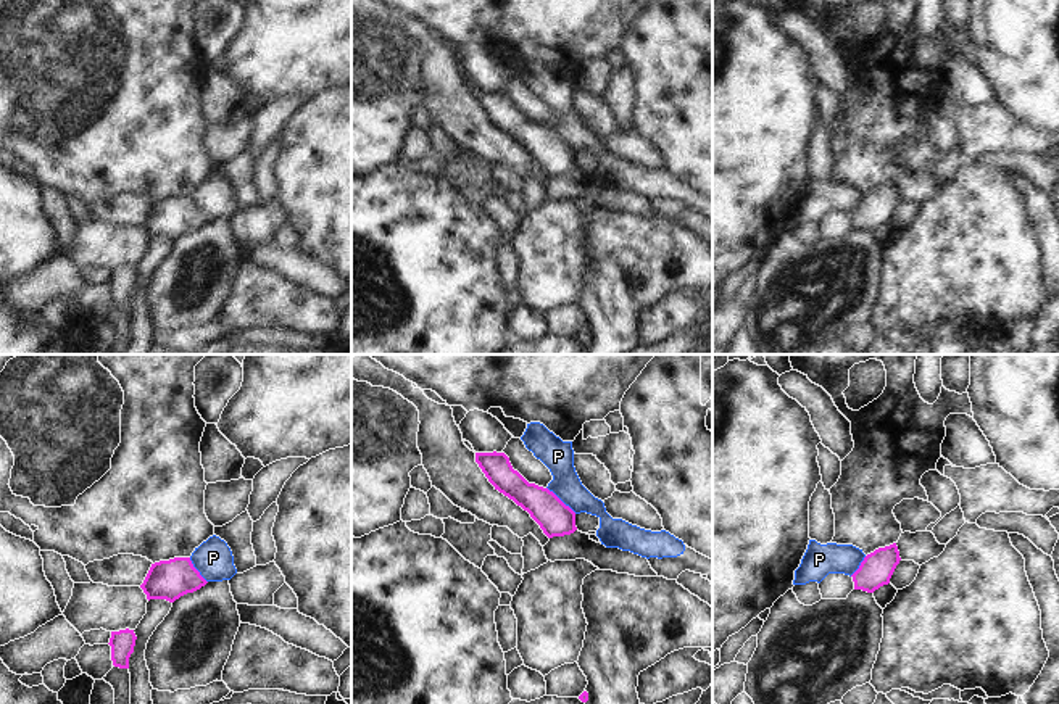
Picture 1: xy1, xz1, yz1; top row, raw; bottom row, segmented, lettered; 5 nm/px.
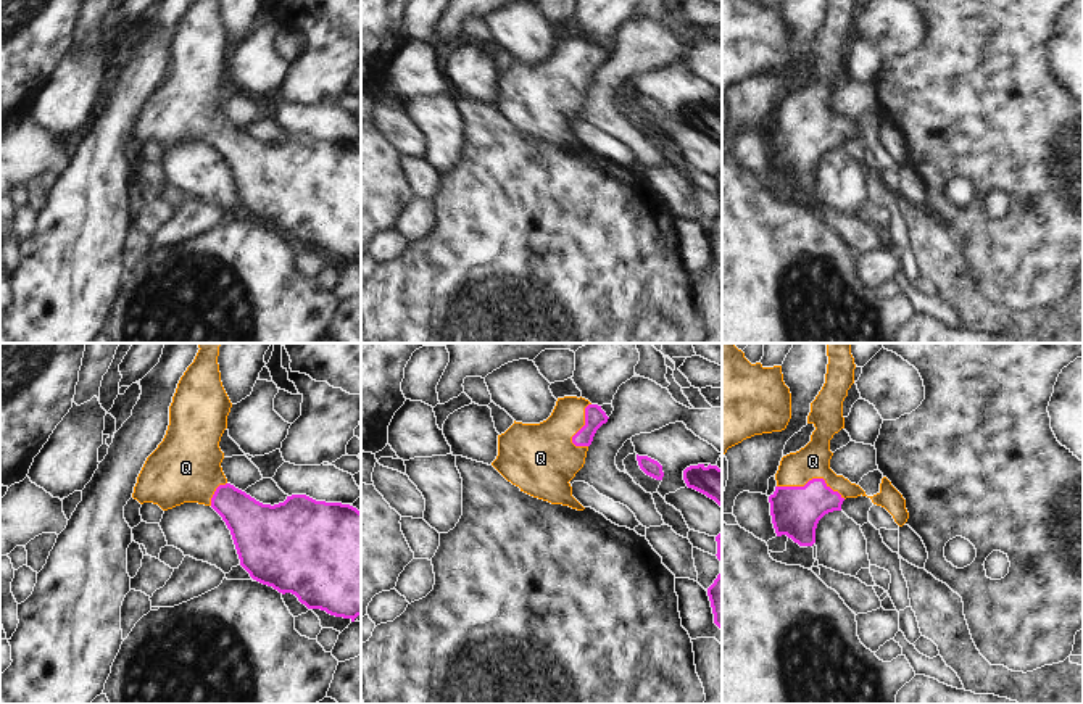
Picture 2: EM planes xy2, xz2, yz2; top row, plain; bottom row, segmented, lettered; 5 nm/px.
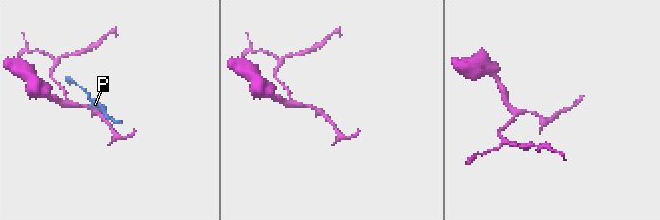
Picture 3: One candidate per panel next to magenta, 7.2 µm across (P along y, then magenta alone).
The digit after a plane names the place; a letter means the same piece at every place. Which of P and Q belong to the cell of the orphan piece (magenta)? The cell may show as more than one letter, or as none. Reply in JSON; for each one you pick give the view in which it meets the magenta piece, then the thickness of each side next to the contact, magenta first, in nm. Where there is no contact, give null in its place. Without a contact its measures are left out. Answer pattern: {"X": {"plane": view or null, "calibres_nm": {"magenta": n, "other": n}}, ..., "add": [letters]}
{"Q": {"plane": "yz2", "calibres_nm": {"magenta": 240, "other": 170}}, "add": ["Q"]}

